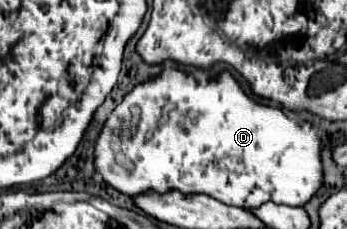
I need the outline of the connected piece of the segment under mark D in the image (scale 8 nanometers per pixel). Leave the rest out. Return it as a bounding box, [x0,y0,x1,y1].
[94,69,324,209]

